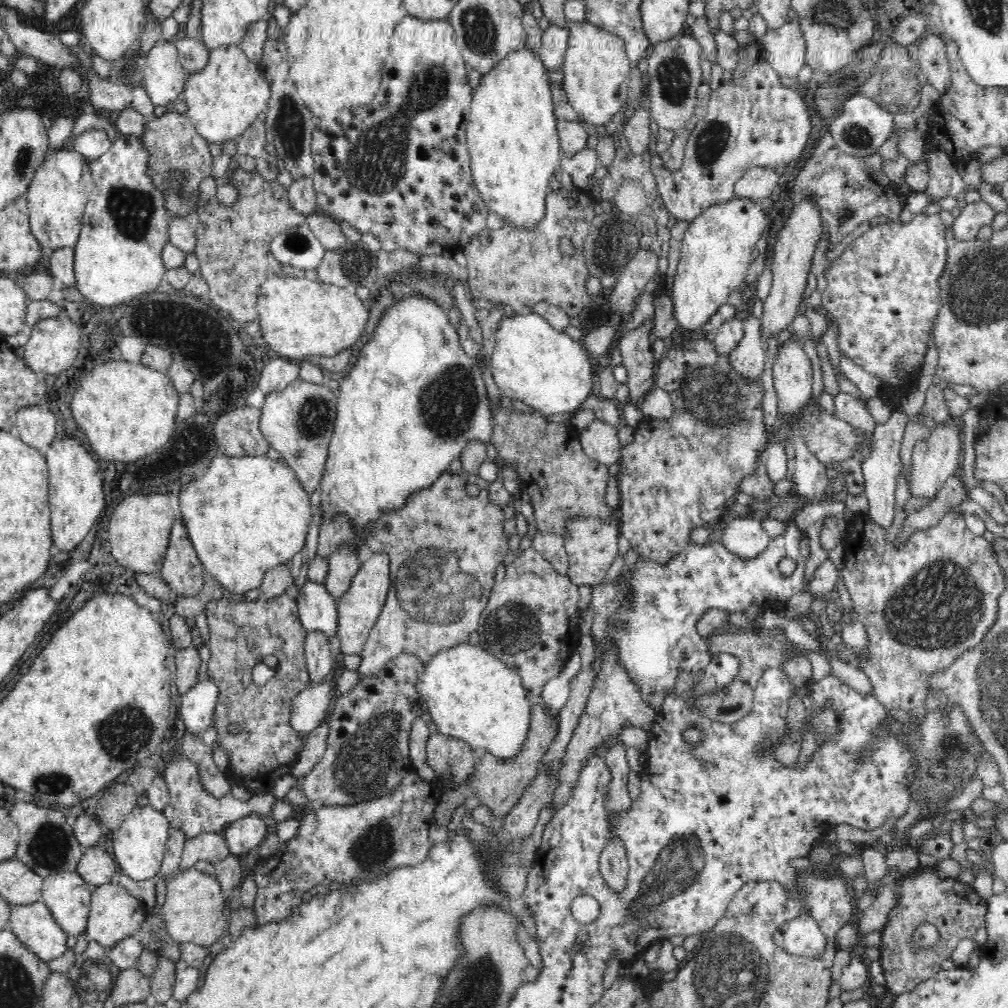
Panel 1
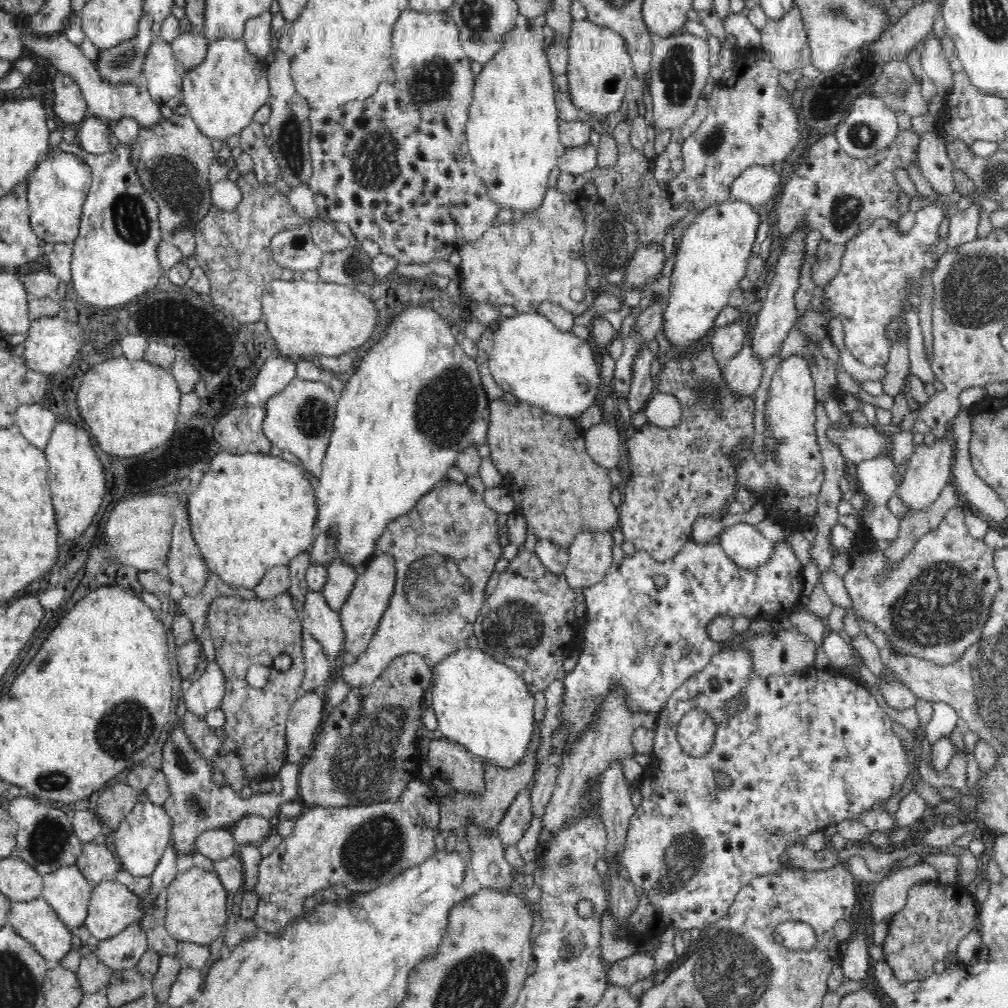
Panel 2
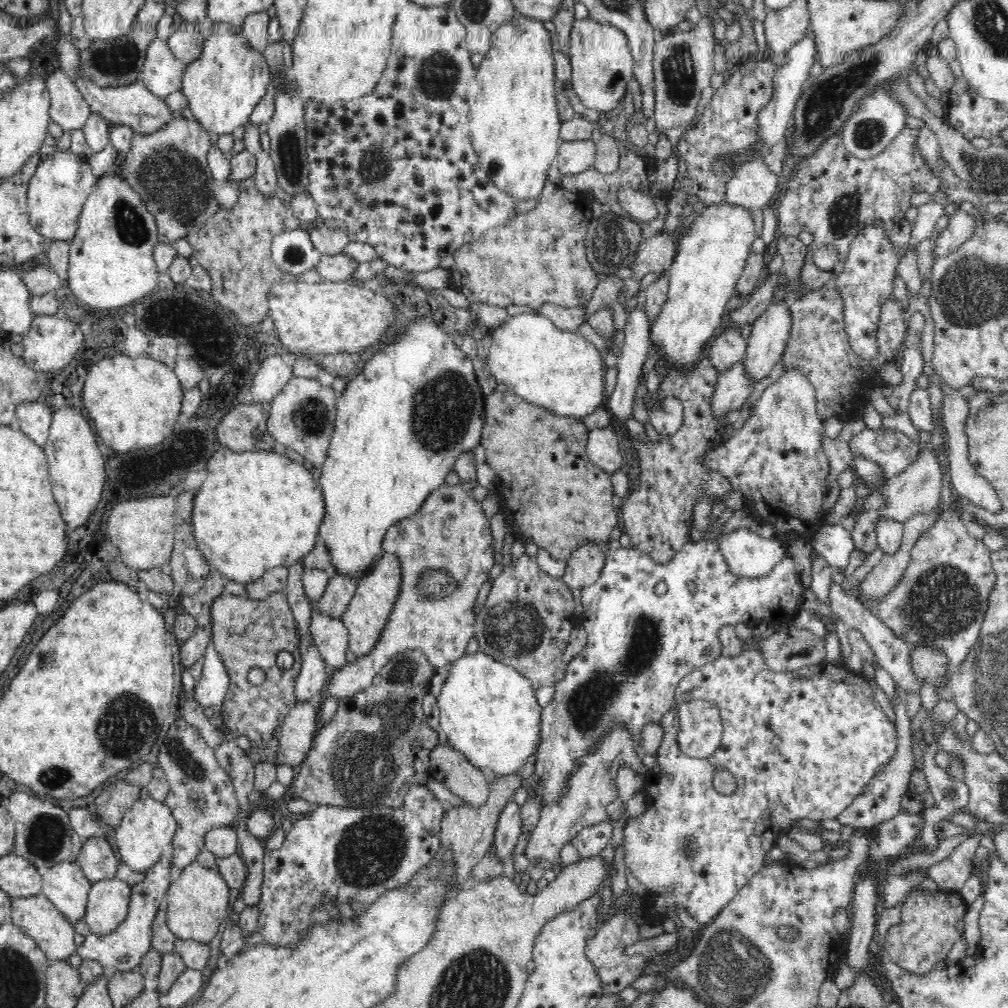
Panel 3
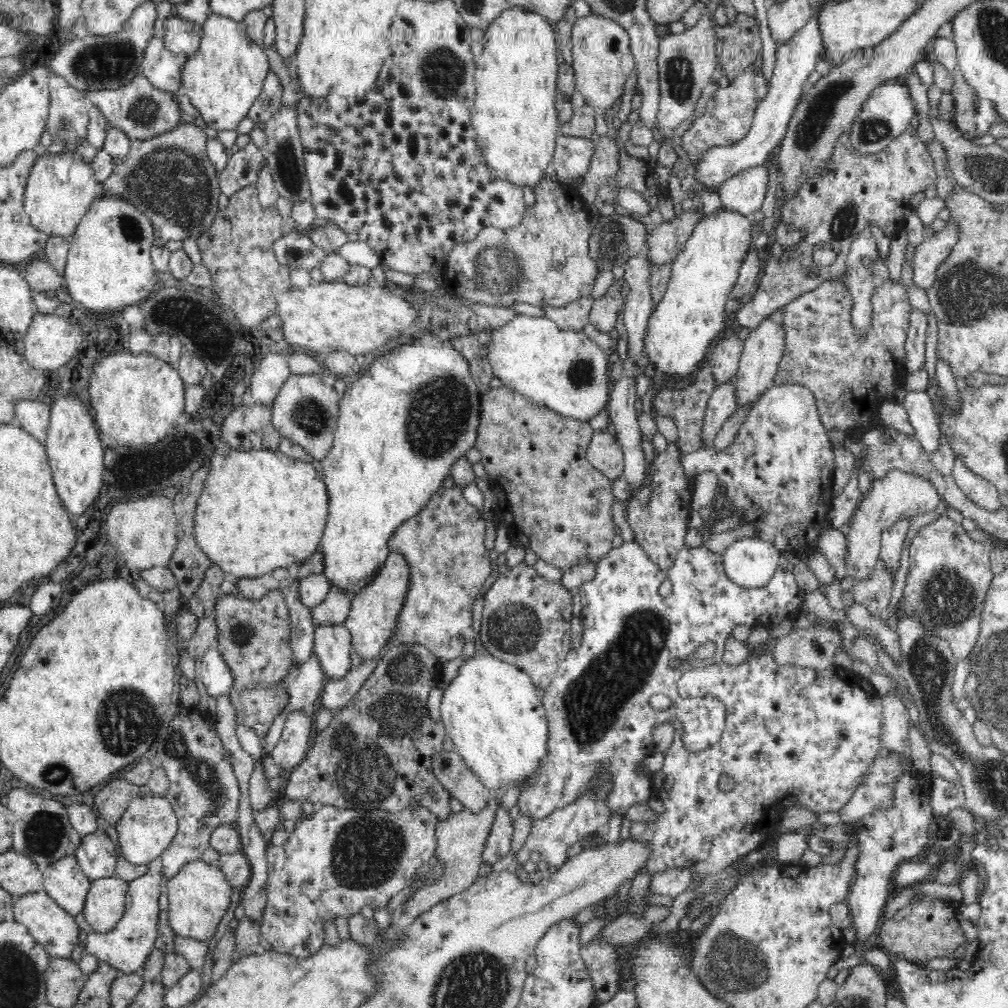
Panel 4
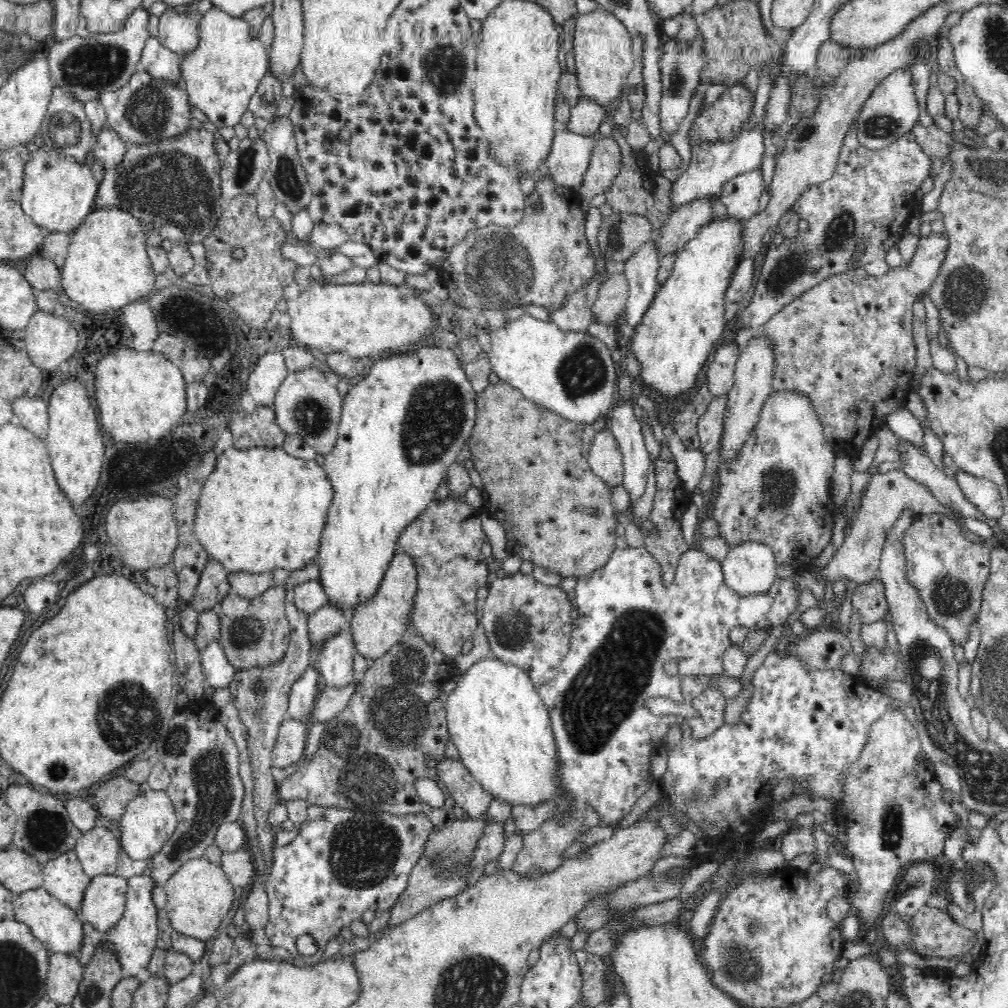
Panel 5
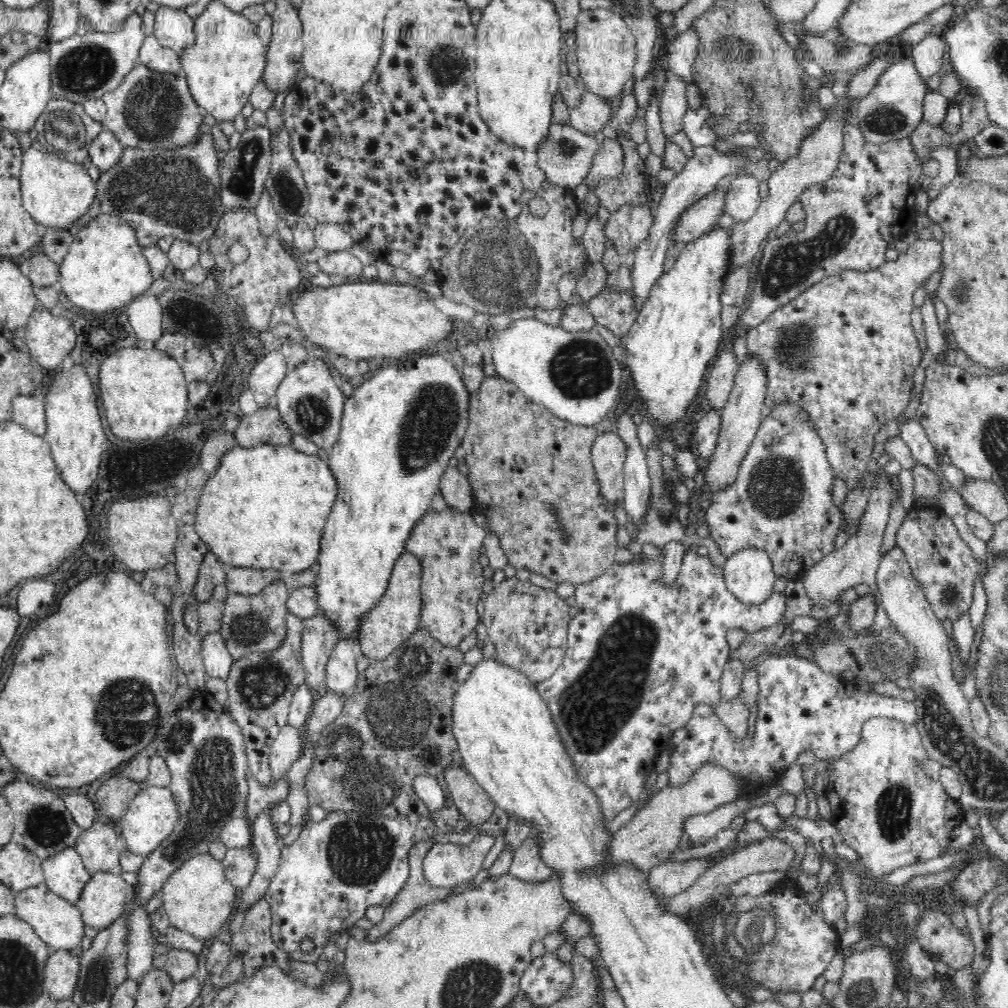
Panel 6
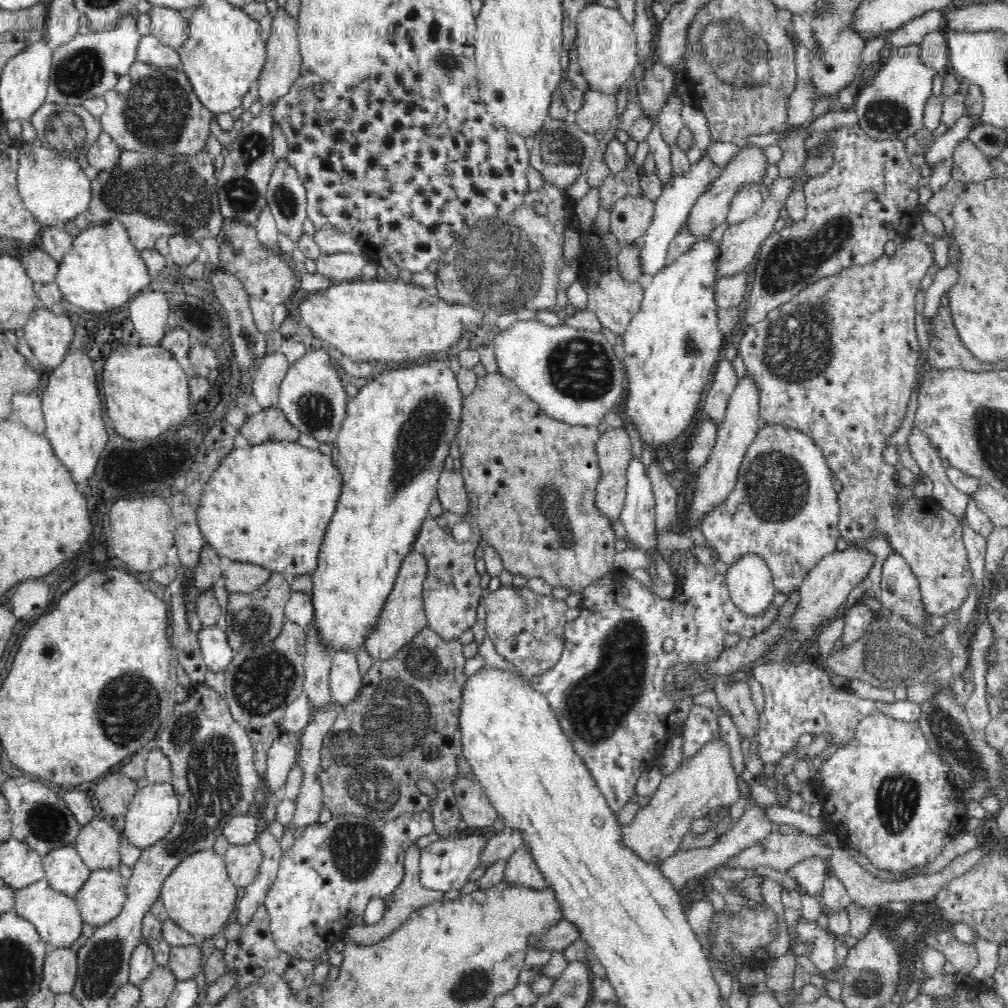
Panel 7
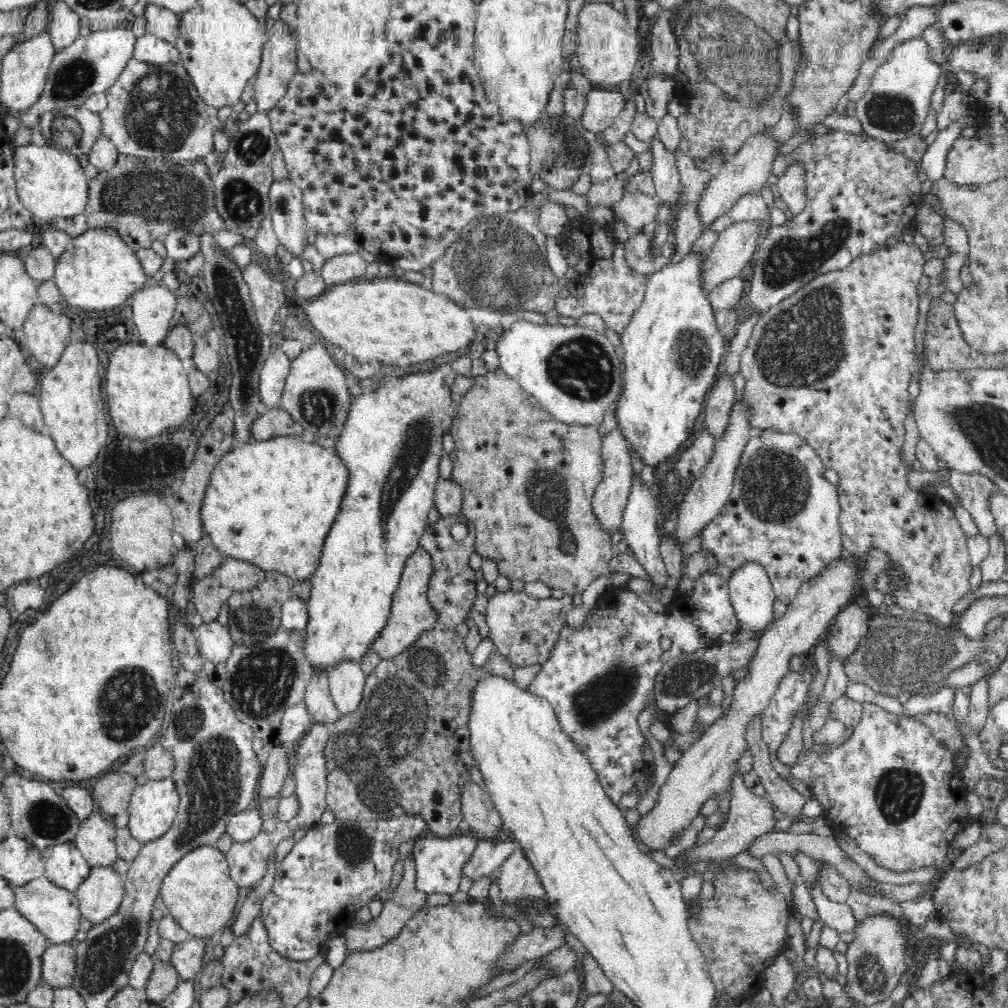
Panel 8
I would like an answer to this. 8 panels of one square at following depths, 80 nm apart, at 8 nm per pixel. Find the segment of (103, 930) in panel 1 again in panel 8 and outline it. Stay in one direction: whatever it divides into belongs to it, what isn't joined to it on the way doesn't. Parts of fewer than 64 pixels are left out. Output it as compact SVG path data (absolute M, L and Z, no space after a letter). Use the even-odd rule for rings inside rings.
M113 867L91 868L89 875L74 892L79 902L81 917L86 918L86 920L89 920L95 925L100 924L101 921L106 920L113 913L118 912L125 893L123 879L124 876L116 872L116 869Z

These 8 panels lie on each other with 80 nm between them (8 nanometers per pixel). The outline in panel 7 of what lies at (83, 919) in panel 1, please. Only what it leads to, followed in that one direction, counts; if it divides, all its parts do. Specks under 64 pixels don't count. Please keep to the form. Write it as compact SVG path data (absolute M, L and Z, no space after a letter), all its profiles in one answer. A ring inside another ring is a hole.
M62 845L43 856L45 879L56 891L75 898L91 875L74 845Z

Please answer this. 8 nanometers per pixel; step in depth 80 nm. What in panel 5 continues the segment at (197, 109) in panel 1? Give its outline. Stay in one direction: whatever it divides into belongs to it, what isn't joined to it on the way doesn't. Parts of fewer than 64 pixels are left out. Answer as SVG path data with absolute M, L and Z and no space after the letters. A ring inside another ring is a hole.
M212 7L201 15L199 44L181 60L181 80L191 104L202 110L215 128L234 128L249 108L260 81L269 71L269 57L264 44L240 17Z

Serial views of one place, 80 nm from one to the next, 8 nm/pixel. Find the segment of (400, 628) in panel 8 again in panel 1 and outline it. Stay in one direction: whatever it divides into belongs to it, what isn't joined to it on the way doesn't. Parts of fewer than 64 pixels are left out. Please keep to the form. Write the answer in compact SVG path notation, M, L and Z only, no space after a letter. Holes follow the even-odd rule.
M374 553L371 558L361 563L358 572L352 576L347 592L336 602L338 626L337 637L340 639L340 649L344 655L361 654L368 636L378 620L386 596L391 591L390 572L391 560L386 553Z

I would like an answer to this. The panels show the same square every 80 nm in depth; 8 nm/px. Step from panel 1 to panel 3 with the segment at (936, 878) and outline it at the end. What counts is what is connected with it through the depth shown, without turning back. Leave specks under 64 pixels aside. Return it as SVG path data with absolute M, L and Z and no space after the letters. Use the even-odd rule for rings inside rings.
M912 889L901 906L902 922L892 926L880 943L886 958L900 965L904 971L925 975L933 970L940 960L947 958L954 943L962 940L966 911L969 904L964 901L960 891L941 890L934 892Z

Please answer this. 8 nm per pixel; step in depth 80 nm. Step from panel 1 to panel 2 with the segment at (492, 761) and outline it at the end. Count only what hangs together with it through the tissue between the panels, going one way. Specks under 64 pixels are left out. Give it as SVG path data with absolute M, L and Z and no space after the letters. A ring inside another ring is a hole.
M534 720L534 732L532 732L531 743L528 744L527 754L513 768L495 767L492 763L483 763L485 788L482 794L468 794L450 790L449 794L439 799L438 807L440 813L439 831L446 837L450 832L454 832L458 826L466 826L466 822L473 822L484 828L496 829L500 824L504 813L510 808L512 801L518 796L522 789L526 789L535 779L538 756L543 750L543 744L546 738L542 732L538 722Z

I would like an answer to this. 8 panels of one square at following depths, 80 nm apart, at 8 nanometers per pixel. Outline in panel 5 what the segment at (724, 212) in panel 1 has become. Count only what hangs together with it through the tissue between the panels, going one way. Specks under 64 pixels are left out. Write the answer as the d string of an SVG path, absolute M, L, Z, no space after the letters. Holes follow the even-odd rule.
M730 216L724 220L714 217L694 239L689 240L683 249L674 254L675 260L668 280L657 290L656 298L643 314L641 323L632 335L632 350L642 364L642 380L660 396L668 396L674 400L682 398L696 384L698 374L710 358L716 342L722 338L726 326L726 292L742 258L743 239L744 222Z

